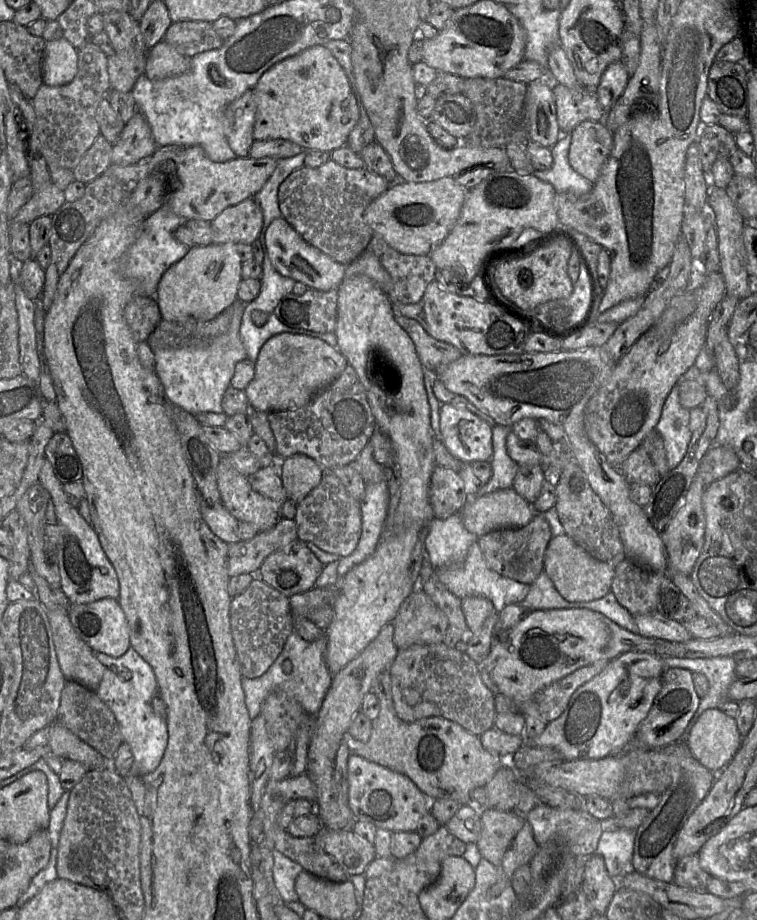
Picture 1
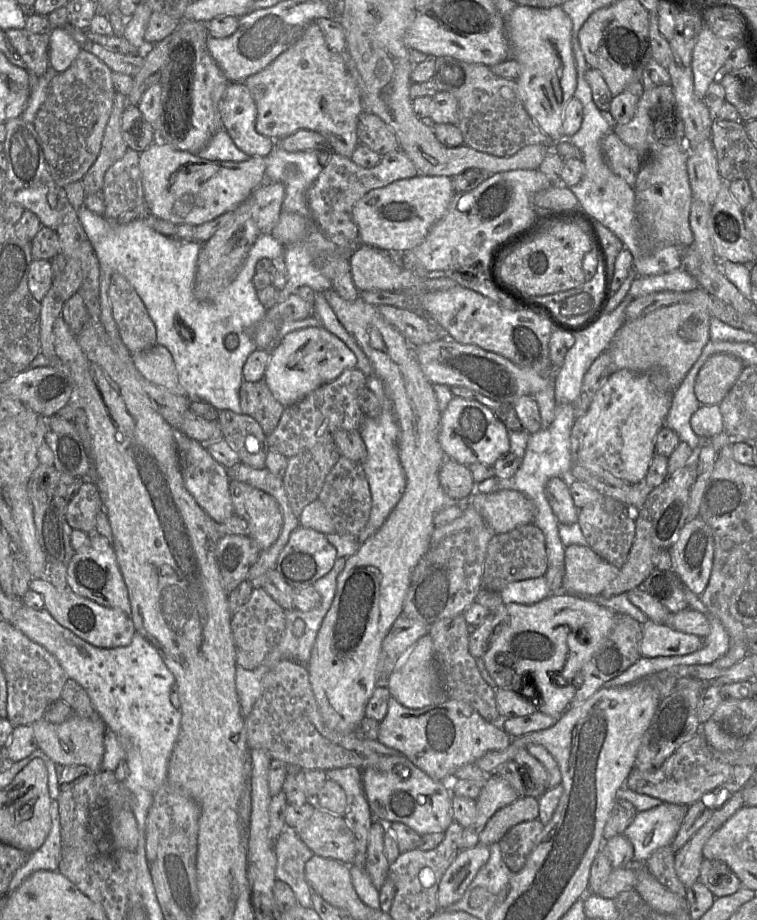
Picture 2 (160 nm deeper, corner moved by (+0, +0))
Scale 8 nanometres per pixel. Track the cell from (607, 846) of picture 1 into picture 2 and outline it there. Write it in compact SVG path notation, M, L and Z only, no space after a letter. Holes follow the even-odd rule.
M662 802L649 810L634 814L631 824L625 829L625 835L633 845L636 862L646 863L647 859L659 848L670 845L677 835L687 813L687 807L680 804Z

